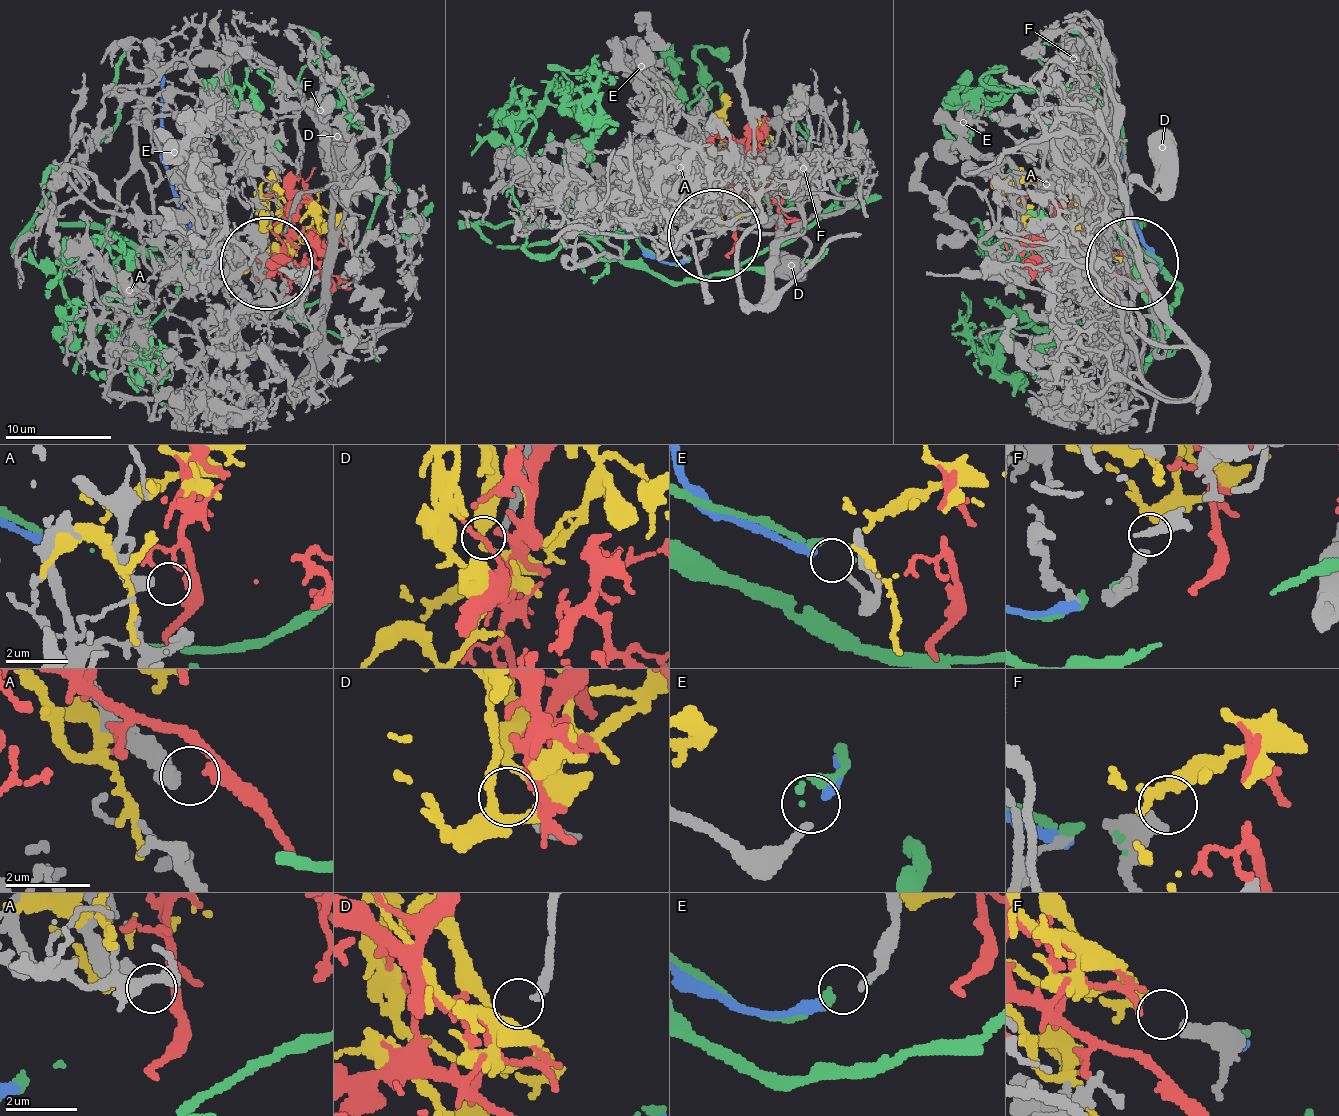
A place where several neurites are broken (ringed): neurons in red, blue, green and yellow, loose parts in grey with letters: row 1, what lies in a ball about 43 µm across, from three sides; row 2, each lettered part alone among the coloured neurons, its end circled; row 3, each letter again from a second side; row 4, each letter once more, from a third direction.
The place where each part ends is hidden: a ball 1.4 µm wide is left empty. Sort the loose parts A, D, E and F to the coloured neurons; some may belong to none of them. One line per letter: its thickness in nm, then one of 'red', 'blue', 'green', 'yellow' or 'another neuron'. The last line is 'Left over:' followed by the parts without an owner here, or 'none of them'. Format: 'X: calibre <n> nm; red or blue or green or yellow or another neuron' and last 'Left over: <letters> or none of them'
A: calibre 320 nm; red
D: calibre 200 nm; another neuron
E: calibre 180 nm; blue
F: calibre 320 nm; yellow
Left over: D

